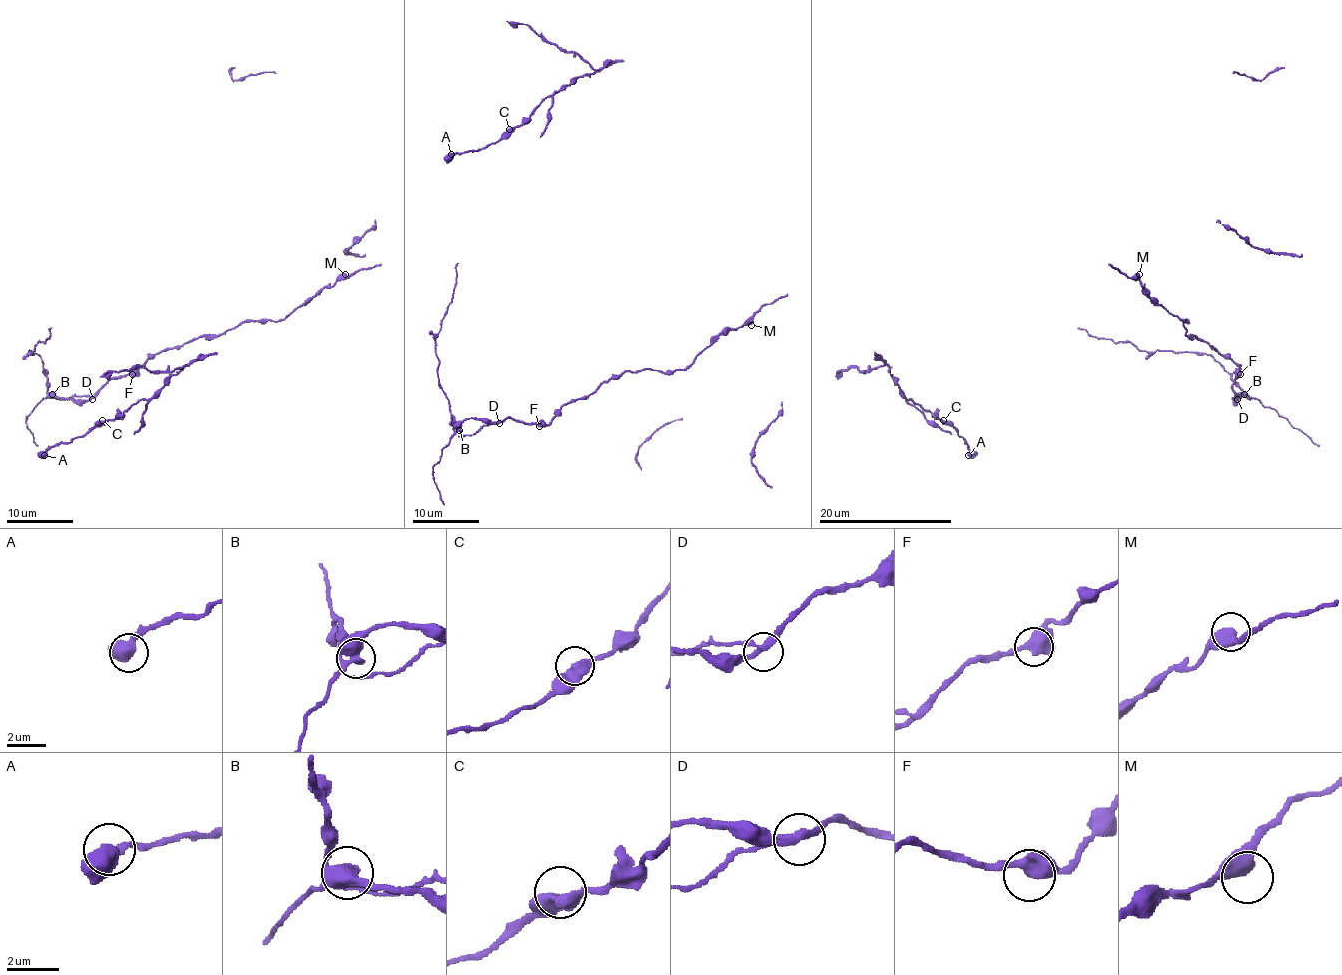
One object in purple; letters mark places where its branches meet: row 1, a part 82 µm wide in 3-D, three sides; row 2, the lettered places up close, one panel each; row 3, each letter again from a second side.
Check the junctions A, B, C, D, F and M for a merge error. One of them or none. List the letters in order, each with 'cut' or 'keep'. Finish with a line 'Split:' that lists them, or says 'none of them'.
A: keep
B: cut
C: keep
D: keep
F: keep
M: keep
Split: B

